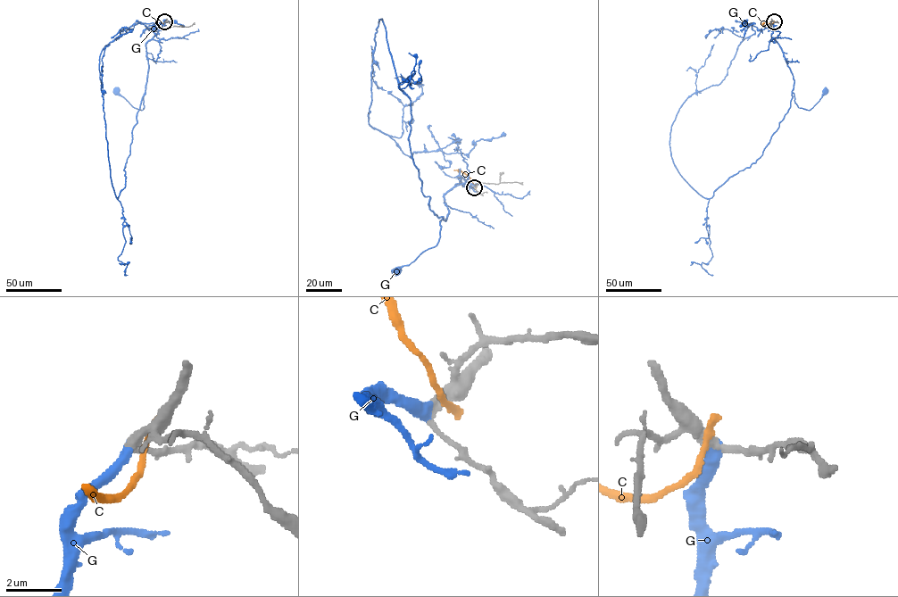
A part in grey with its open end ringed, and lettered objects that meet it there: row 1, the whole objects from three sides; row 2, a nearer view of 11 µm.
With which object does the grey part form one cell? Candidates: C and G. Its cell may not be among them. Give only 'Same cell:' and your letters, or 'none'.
Same cell: G

